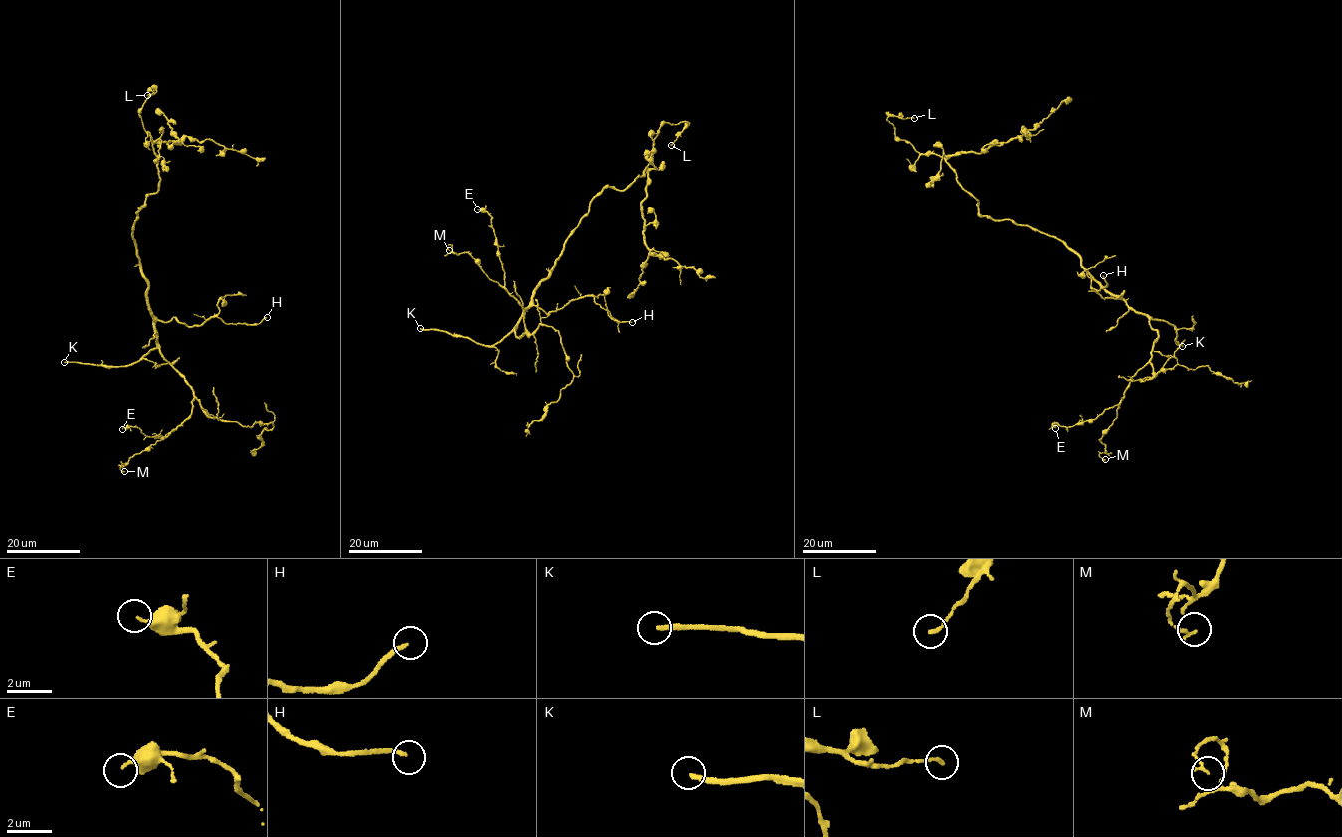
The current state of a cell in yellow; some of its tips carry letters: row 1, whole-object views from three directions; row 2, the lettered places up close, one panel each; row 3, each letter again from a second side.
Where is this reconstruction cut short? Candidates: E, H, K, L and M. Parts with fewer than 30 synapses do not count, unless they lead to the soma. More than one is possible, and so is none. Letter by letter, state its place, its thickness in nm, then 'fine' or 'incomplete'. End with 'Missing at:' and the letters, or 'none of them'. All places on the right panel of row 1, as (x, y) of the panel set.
E: at (1055, 428); 280 nm thick; fine
H: at (1103, 275); 160 nm thick; fine
K: at (1182, 346); 200 nm thick; incomplete
L: at (914, 118); 160 nm thick; fine
M: at (1105, 459); 120 nm thick; fine
Missing at: K

